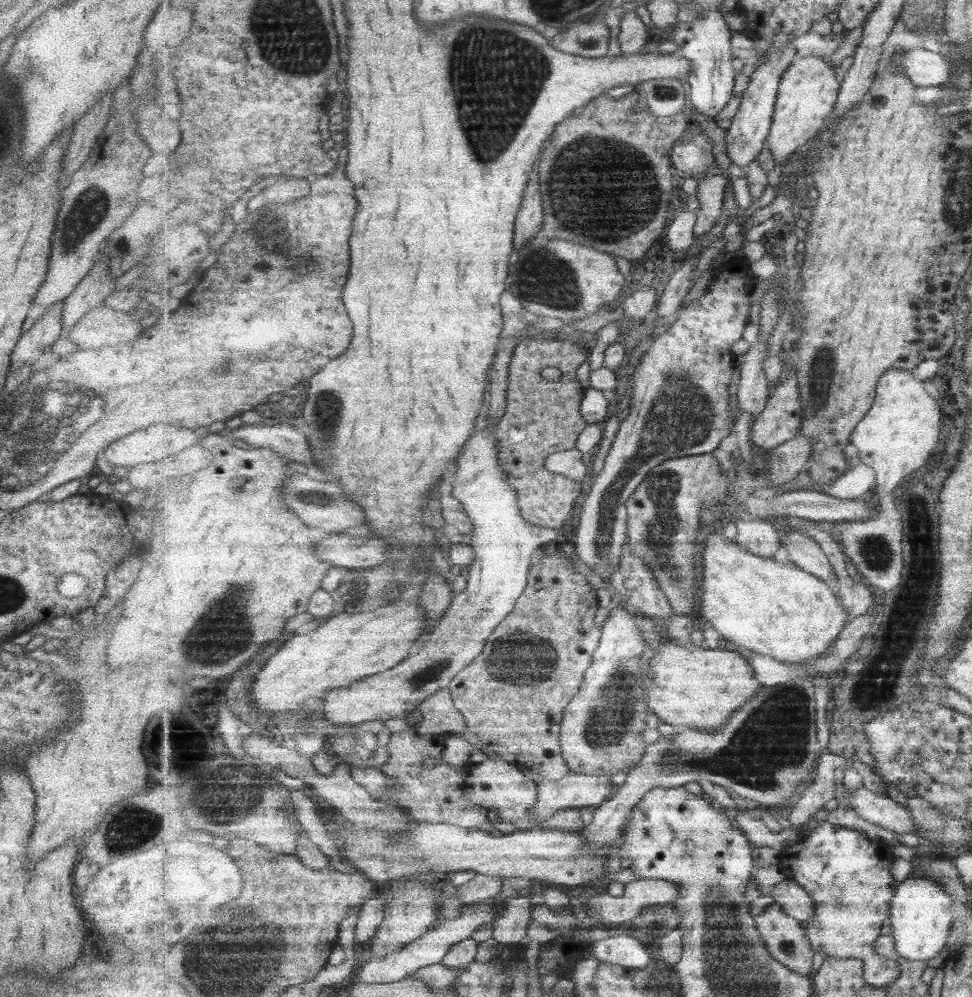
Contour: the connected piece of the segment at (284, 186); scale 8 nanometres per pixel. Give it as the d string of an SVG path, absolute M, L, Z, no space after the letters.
M289 179L279 180L271 185L267 190L261 192L261 200L259 196L255 196L243 206L243 210L247 213L251 211L262 210L267 204L285 204L291 200L307 197L311 193L311 183L305 179Z

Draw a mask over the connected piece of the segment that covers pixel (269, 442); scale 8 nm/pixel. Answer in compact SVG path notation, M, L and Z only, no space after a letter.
M242 424L229 430L225 435L231 442L241 440L249 446L270 448L296 462L313 464L313 460L316 460L309 450L309 441L299 432L298 424L276 424L275 426Z

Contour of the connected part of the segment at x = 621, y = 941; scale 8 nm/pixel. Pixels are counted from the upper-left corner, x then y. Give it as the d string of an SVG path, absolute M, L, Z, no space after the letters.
M611 934L599 947L599 954L605 961L627 968L645 969L652 961L650 948L645 948L630 935Z

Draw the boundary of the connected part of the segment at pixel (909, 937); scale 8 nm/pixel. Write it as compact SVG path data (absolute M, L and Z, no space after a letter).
M907 876L897 884L892 900L891 929L898 953L912 961L933 960L946 949L951 933L952 896L939 882L927 877Z

